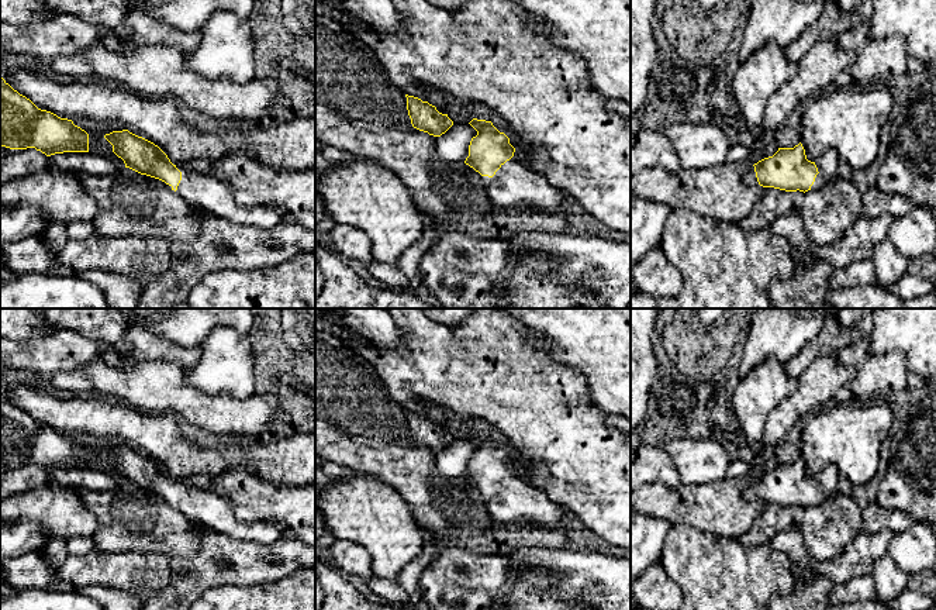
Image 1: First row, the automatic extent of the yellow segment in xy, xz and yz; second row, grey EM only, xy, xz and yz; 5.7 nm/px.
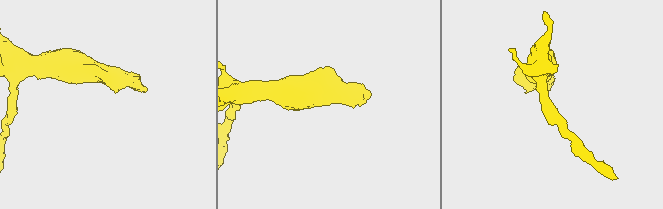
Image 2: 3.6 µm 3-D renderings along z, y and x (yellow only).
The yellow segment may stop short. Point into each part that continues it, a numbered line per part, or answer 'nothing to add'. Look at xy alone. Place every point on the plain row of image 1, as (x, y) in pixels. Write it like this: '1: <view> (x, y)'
1: xy (201, 505)

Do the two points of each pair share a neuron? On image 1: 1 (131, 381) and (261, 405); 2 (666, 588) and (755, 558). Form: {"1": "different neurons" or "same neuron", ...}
{"1": "same neuron", "2": "different neurons"}

